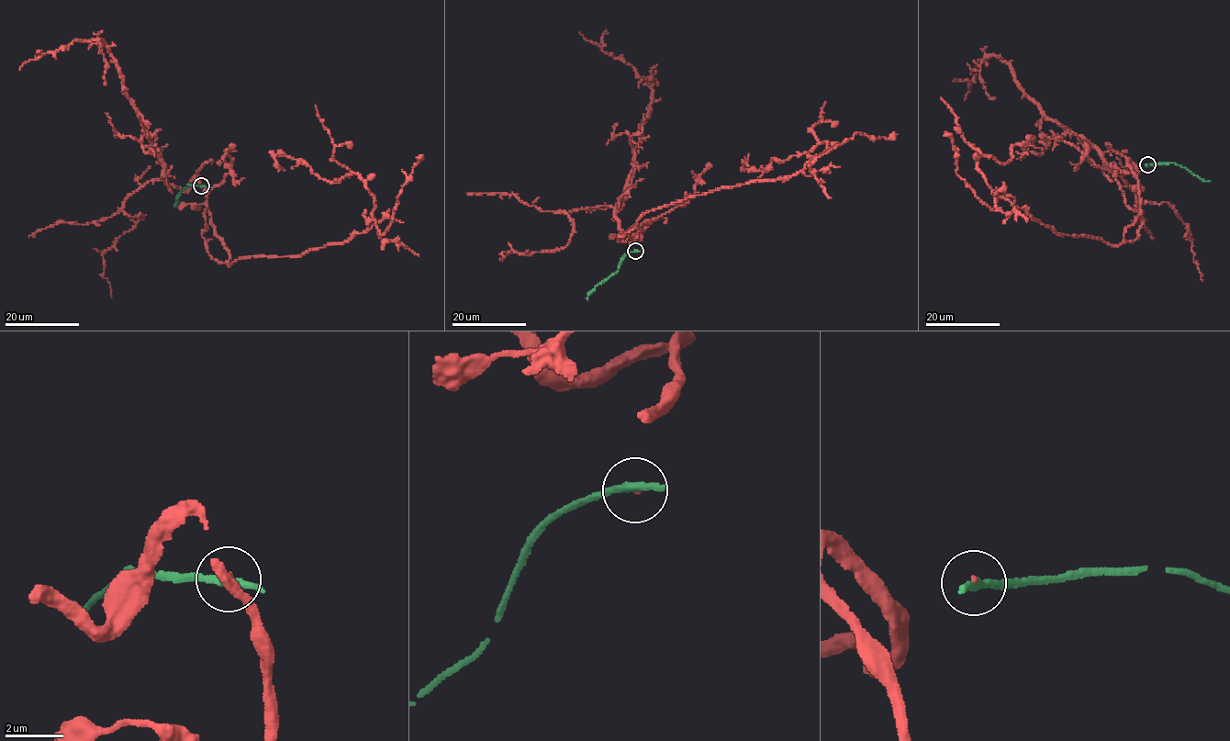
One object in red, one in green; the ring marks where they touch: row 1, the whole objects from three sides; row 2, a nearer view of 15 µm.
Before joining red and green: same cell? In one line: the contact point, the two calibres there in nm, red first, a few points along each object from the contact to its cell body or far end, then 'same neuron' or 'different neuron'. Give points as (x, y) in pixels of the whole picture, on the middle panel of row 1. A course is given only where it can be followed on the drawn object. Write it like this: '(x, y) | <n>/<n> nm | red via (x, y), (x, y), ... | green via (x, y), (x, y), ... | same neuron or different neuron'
(635, 251) | 60/240 nm | red via (636, 251), (644, 213), (796, 174), (828, 143), (764, 170), (744, 167), (749, 154) | green via (635, 251), (626, 253), (614, 273), (596, 285), (587, 299) | different neuron

